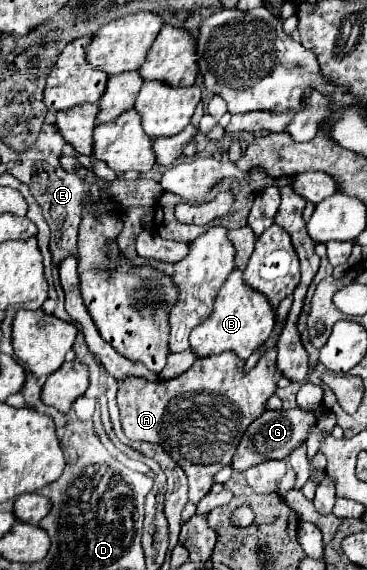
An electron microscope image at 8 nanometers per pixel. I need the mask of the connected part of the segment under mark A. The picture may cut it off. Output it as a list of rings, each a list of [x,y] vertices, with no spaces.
[[[277,349],[265,351],[265,355],[257,361],[257,365],[245,375],[243,373],[243,361],[231,353],[225,351],[221,355],[211,355],[205,359],[197,359],[185,373],[179,377],[165,381],[147,381],[147,379],[127,379],[119,385],[117,403],[121,409],[121,423],[125,427],[125,435],[133,441],[149,441],[159,443],[175,463],[183,467],[189,479],[189,501],[199,503],[213,485],[213,475],[231,463],[231,457],[235,455],[235,449],[239,445],[239,439],[243,437],[245,429],[251,421],[255,421],[265,411],[265,401],[275,393],[277,381],[281,379],[281,373],[275,367]]]

